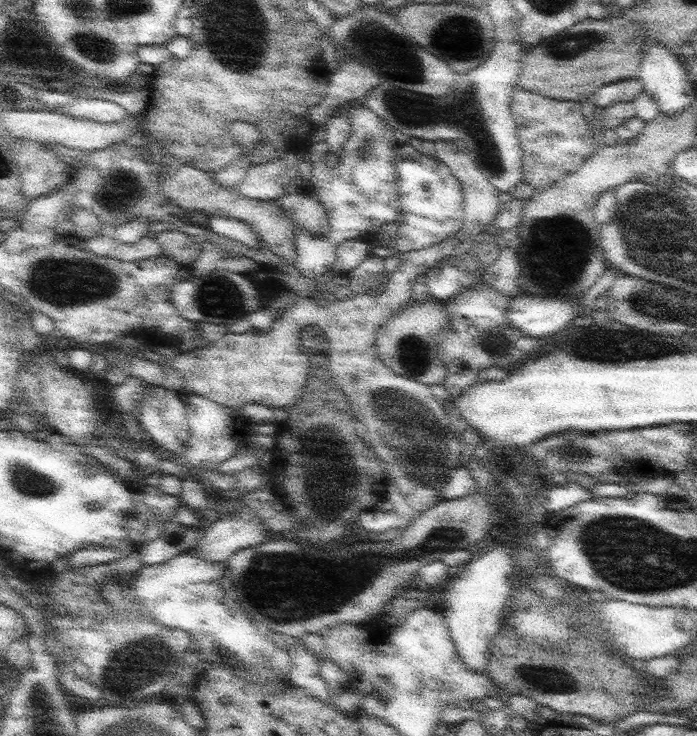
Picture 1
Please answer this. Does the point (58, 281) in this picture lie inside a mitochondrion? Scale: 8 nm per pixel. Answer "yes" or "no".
yes

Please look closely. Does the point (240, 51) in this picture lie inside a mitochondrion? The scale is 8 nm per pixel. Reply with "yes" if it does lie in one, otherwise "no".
yes

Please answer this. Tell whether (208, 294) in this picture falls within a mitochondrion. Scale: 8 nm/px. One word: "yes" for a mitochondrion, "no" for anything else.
yes

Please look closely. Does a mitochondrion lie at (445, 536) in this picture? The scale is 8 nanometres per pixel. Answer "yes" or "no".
yes

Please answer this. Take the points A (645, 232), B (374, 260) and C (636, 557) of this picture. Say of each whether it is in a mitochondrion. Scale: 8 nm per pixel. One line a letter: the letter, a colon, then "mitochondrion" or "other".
A: mitochondrion
B: other
C: mitochondrion

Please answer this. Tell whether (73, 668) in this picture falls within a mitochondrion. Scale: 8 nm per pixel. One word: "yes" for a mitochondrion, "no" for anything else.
no

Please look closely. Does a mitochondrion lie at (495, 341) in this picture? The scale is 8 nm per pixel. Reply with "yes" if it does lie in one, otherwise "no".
yes

